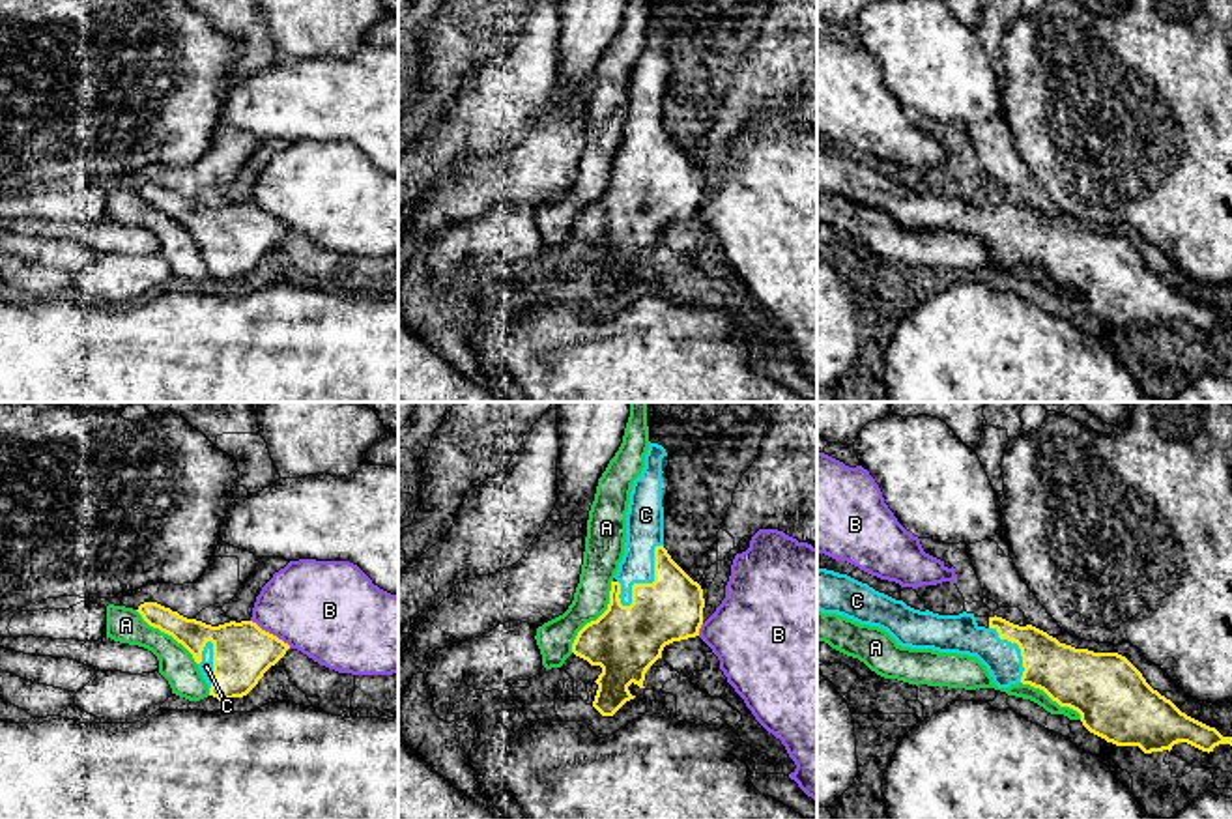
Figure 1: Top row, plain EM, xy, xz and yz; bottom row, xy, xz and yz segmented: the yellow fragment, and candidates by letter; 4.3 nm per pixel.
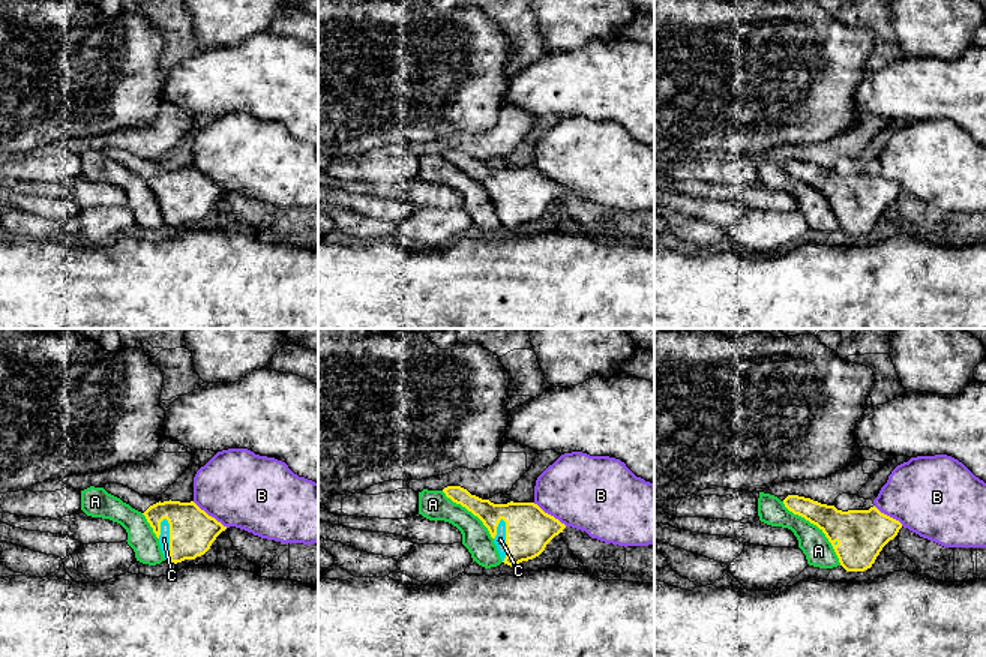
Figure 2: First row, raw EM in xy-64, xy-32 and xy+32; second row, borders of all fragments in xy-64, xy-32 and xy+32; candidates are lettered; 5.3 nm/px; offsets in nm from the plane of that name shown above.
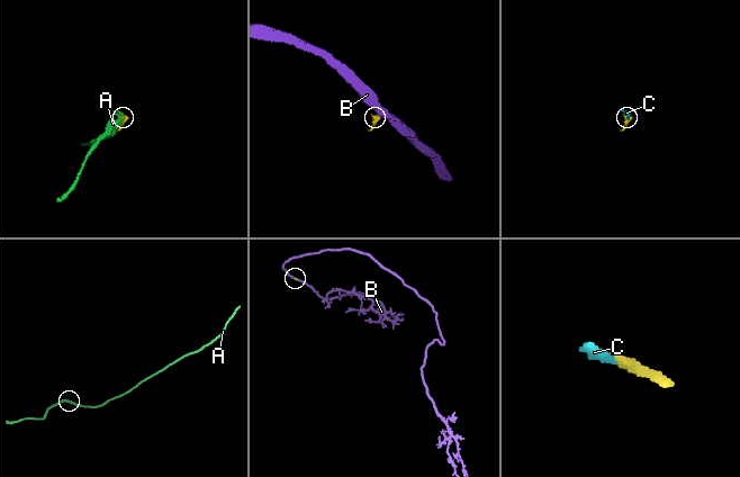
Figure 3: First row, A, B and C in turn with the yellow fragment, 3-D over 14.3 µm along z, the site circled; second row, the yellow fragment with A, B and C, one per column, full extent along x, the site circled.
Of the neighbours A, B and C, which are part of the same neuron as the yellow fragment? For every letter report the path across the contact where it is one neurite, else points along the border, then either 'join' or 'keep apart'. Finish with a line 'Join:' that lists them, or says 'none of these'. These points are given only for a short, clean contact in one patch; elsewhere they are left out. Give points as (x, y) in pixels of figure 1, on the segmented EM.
A: keep apart
B: border xy (251, 619), (290, 647); keep apart
C: way xz (630, 638), (649, 608), (649, 584), (644, 526); join
Join: C

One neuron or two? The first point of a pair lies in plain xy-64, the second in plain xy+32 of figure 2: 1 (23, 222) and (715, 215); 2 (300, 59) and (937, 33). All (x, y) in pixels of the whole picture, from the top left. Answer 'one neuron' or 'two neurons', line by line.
1: two neurons
2: two neurons

